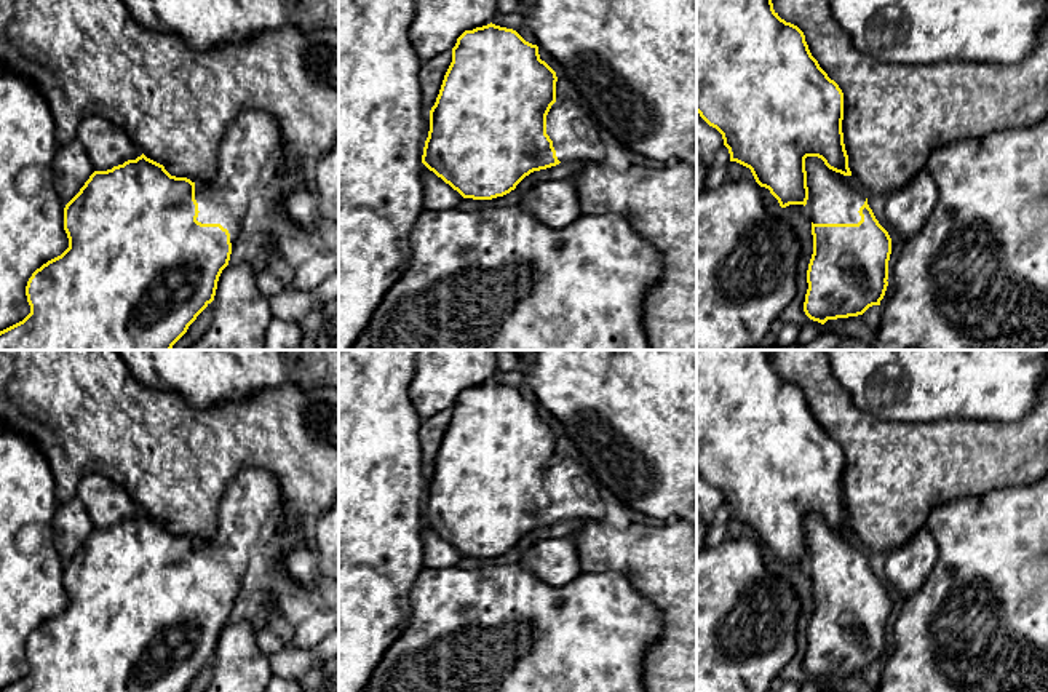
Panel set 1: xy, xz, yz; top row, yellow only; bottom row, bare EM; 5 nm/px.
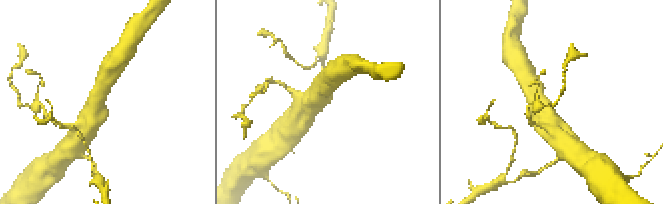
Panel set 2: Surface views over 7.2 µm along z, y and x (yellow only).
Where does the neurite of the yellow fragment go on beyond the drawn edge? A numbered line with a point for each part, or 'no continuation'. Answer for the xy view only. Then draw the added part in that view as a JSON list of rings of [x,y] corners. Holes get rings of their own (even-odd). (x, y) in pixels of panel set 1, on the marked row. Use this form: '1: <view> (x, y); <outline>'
1: xy (250, 143); [[[243,110],[225,129],[216,174],[195,185],[201,224],[220,224],[232,233],[248,209],[249,192],[270,166],[281,142],[280,125],[264,110]]]

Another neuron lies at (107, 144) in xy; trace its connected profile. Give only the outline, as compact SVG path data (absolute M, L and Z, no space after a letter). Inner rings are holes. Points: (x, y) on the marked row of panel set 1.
M101 115L83 118L75 139L83 144L94 171L107 171L142 155L123 128Z

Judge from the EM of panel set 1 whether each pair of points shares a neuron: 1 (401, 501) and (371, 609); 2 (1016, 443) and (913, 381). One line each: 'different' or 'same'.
1: same
2: different

